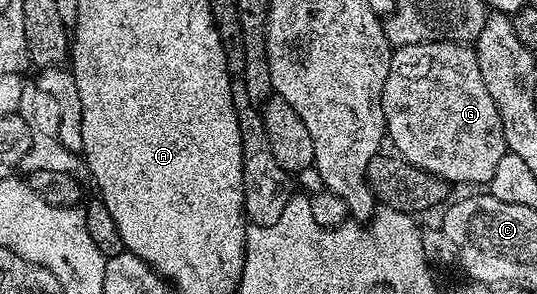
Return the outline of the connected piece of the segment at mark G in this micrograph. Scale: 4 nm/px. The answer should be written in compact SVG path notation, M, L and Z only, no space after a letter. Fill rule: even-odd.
M425 42L424 44L412 44L411 46L399 46L391 53L390 67L388 68L388 80L384 80L384 92L382 93L382 107L386 117L386 132L388 142L401 157L406 158L416 168L426 170L429 174L435 174L447 184L453 182L482 182L489 184L492 180L492 172L496 172L496 164L500 164L500 156L508 153L504 140L504 128L500 124L500 112L496 112L496 100L488 96L488 84L484 84L484 76L480 76L480 64L478 63L478 51L473 45L461 42Z

